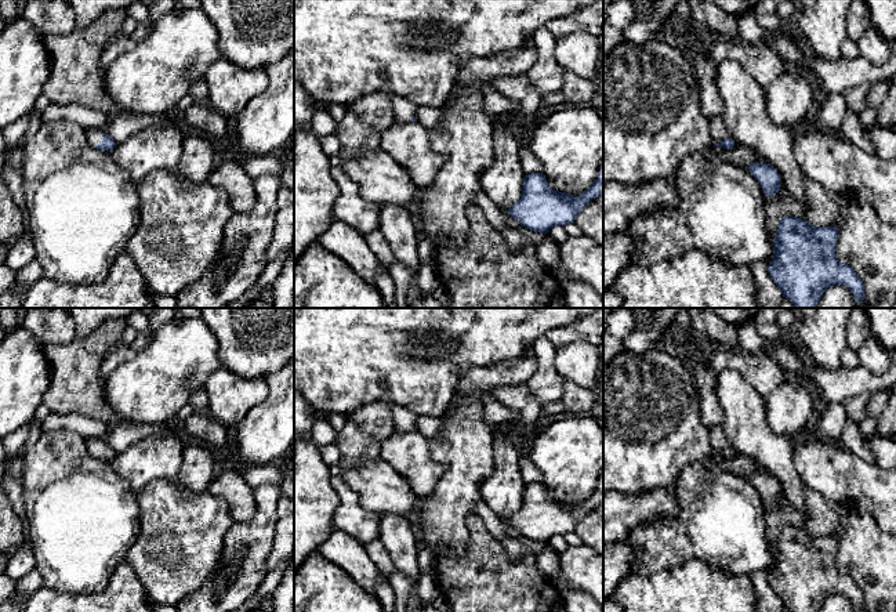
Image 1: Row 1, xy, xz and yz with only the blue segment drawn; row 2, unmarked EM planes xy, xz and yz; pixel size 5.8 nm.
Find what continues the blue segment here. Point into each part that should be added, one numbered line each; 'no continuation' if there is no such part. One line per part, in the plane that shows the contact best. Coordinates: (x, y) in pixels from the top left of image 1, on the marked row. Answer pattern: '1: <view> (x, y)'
1: xy (94, 136)

